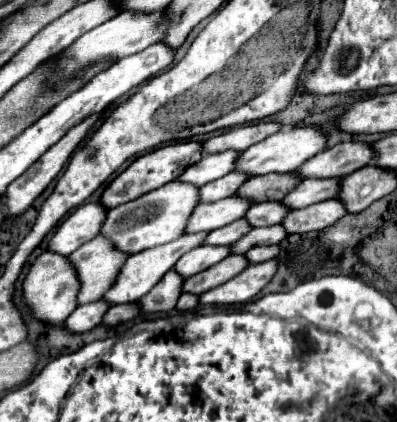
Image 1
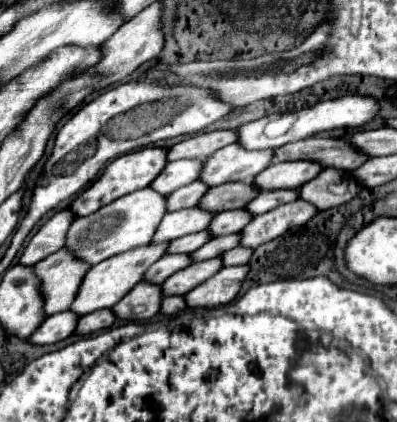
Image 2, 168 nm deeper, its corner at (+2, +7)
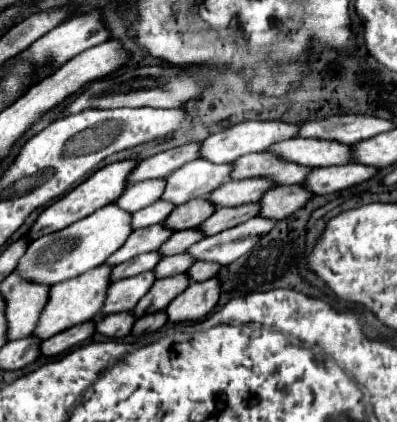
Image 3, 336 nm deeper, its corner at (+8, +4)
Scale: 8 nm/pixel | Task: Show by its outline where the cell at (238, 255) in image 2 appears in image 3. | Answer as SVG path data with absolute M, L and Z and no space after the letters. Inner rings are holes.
M196 262L188 270L188 276L192 282L202 282L202 280L214 278L220 272L220 268L222 268L222 264L218 264L218 262Z

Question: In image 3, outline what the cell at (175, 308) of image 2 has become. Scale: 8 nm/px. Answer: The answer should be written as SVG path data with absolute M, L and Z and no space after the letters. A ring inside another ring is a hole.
M164 310L160 312L152 312L152 314L144 314L142 318L136 320L132 334L142 334L142 332L156 332L160 328L164 328L168 324L168 316Z

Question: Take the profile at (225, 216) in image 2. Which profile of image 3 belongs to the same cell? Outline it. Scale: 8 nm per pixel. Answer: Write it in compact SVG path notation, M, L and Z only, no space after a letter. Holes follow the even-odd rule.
M192 228L192 230L180 230L172 236L172 240L168 240L168 244L160 246L160 252L164 256L174 256L180 252L186 252L192 244L200 242L202 238L206 238L206 234L200 228Z

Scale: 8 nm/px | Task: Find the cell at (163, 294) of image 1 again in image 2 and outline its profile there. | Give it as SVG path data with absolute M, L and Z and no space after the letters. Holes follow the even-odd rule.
M140 281L118 305L112 307L112 313L122 321L148 321L160 311L162 291L158 285Z

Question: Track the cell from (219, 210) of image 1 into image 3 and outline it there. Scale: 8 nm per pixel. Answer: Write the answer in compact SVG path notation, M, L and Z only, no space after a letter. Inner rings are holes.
M154 224L148 228L138 228L132 232L128 244L124 244L124 248L120 248L120 252L116 252L112 256L112 260L108 260L108 264L122 264L134 256L152 252L156 248L160 248L160 244L168 242L172 238L174 230L166 228L164 224ZM158 238L166 238L166 240L158 240Z

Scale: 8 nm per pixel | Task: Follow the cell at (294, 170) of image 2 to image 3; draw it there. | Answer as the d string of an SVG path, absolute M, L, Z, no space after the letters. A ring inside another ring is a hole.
M244 178L244 180L228 180L216 192L210 194L210 202L214 206L240 206L246 202L258 202L268 190L272 190L276 182L270 178Z

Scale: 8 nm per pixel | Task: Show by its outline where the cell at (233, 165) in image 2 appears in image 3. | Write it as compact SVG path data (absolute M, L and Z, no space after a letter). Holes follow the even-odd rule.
M206 158L192 160L166 178L164 200L180 206L192 198L206 198L226 180L230 180L232 164L214 164Z

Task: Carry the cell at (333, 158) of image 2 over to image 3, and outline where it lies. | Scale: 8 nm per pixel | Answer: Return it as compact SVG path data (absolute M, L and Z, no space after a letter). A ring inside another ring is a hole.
M258 152L258 154L248 154L238 162L234 162L232 178L242 180L242 178L268 176L274 178L276 184L300 184L302 180L306 180L310 172L312 172L310 166L286 162L270 152Z

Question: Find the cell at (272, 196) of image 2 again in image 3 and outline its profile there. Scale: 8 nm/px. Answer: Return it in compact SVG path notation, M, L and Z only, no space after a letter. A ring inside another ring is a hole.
M258 202L240 204L240 206L232 206L232 208L222 206L222 208L218 208L218 210L214 212L212 218L206 220L200 228L202 228L208 236L212 236L212 234L218 234L218 232L222 232L222 230L226 230L226 228L238 226L238 224L242 224L242 222L246 222L246 220L258 216L258 214L260 214L260 204L258 204Z

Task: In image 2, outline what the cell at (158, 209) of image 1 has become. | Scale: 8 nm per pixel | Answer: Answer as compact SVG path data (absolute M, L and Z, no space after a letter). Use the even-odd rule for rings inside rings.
M146 187L136 193L128 193L102 209L98 209L92 215L74 219L74 225L70 225L66 233L66 245L72 255L78 257L78 261L86 261L86 265L96 265L108 257L114 257L118 253L148 245L160 219L166 213L166 197L156 193L154 189Z

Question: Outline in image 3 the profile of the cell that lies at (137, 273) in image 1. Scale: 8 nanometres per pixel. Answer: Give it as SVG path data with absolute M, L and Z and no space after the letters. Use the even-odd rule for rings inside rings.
M100 264L72 280L64 280L60 284L54 284L50 288L50 296L48 296L48 304L40 316L40 322L34 330L34 334L40 338L40 340L46 340L48 336L54 336L62 330L68 330L76 324L82 324L84 320L92 320L100 314L104 302L106 302L106 296L108 296L108 288L112 284L112 270L114 266L110 264Z

